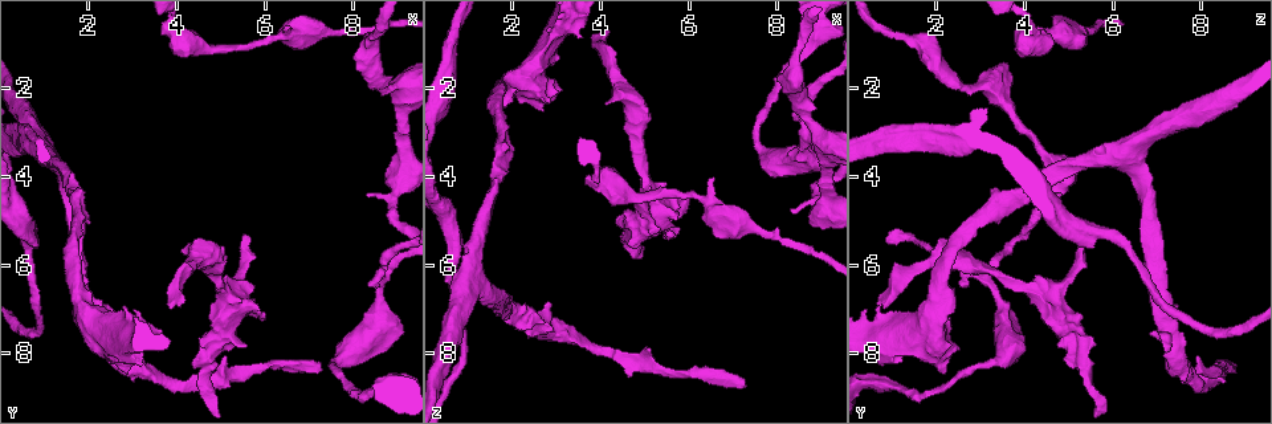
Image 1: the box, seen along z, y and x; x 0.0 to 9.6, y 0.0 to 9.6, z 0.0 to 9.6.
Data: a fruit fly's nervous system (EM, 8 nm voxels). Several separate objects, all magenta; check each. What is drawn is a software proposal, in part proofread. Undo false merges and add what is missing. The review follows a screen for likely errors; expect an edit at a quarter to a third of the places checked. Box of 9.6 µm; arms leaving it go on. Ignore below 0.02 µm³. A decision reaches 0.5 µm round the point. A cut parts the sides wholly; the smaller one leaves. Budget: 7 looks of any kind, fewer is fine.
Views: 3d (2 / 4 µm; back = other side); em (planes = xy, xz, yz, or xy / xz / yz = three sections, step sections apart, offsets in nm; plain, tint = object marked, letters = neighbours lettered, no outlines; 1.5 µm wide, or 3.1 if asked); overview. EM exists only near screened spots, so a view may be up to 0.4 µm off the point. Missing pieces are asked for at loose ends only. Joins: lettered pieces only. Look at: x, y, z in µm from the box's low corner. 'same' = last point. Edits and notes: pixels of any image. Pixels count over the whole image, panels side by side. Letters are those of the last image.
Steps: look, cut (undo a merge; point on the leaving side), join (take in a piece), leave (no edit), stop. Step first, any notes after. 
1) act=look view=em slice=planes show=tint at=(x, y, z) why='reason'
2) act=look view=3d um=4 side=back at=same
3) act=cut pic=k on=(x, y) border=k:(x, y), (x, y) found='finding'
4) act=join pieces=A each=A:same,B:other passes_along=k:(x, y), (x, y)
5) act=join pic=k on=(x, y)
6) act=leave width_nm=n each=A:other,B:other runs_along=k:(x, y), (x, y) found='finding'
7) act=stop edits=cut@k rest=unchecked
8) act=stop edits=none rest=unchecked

act=look view=em slice=xy step=8 show=tint at=(4.15, 7.00, 0.65) why='branch stops here'

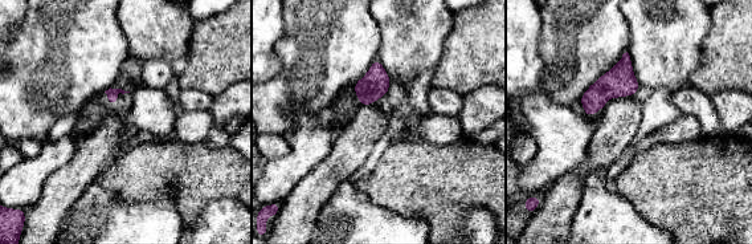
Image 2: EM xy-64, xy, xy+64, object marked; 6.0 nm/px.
act=look view=em slice=yz step=8 show=letters at=same

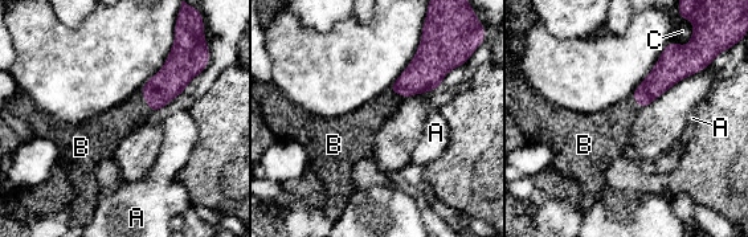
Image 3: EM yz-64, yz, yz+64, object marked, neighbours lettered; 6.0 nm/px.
act=join pieces=B longest_contact=B:180nm each=A:other,B:same,C:other passes_along=3:(176, 73), (144, 99), (114, 125) found='the neuron continues'

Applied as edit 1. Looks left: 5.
act=look view=3d um=4 at=(7.25, 8.40, 8.75) why='branch stops here'

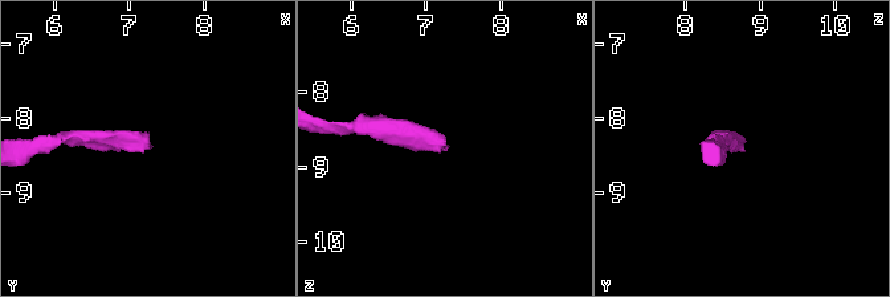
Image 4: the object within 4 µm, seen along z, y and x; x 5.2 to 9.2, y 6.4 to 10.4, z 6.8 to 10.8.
act=look view=em slice=planes show=letters at=(7.30, 8.35, 8.80) why='shape alone is not enough'

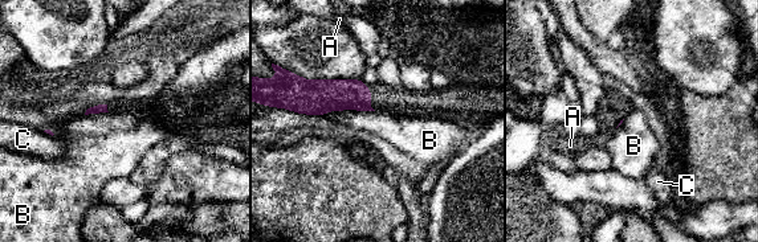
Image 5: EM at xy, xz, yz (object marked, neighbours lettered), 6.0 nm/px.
act=leave each=A:other,B:other,C:other border=5:(374, 111), (327, 110), (324, 115) found='no lettered piece goes on from it'

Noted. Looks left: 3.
act=stop edits=join@3 rest=unchecked

